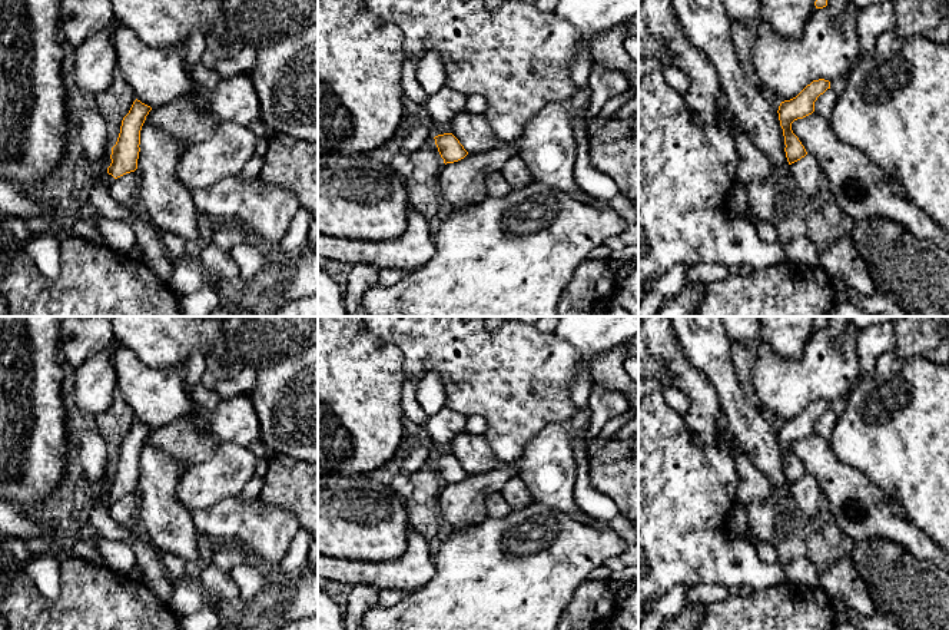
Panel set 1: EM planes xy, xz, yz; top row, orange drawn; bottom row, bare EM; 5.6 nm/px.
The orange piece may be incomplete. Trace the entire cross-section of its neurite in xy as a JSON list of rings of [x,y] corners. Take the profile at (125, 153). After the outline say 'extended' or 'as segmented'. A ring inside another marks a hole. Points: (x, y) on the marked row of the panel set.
[[[136,99],[129,113],[123,117],[117,142],[112,147],[112,163],[103,176],[107,186],[115,179],[137,169],[140,130],[150,110],[150,106]]]; extended

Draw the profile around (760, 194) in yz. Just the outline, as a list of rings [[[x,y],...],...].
[[[776,178],[753,180],[747,186],[750,215],[741,218],[737,212],[730,210],[736,219],[746,219],[750,223],[761,223],[772,220],[774,210],[774,195],[779,192]]]

